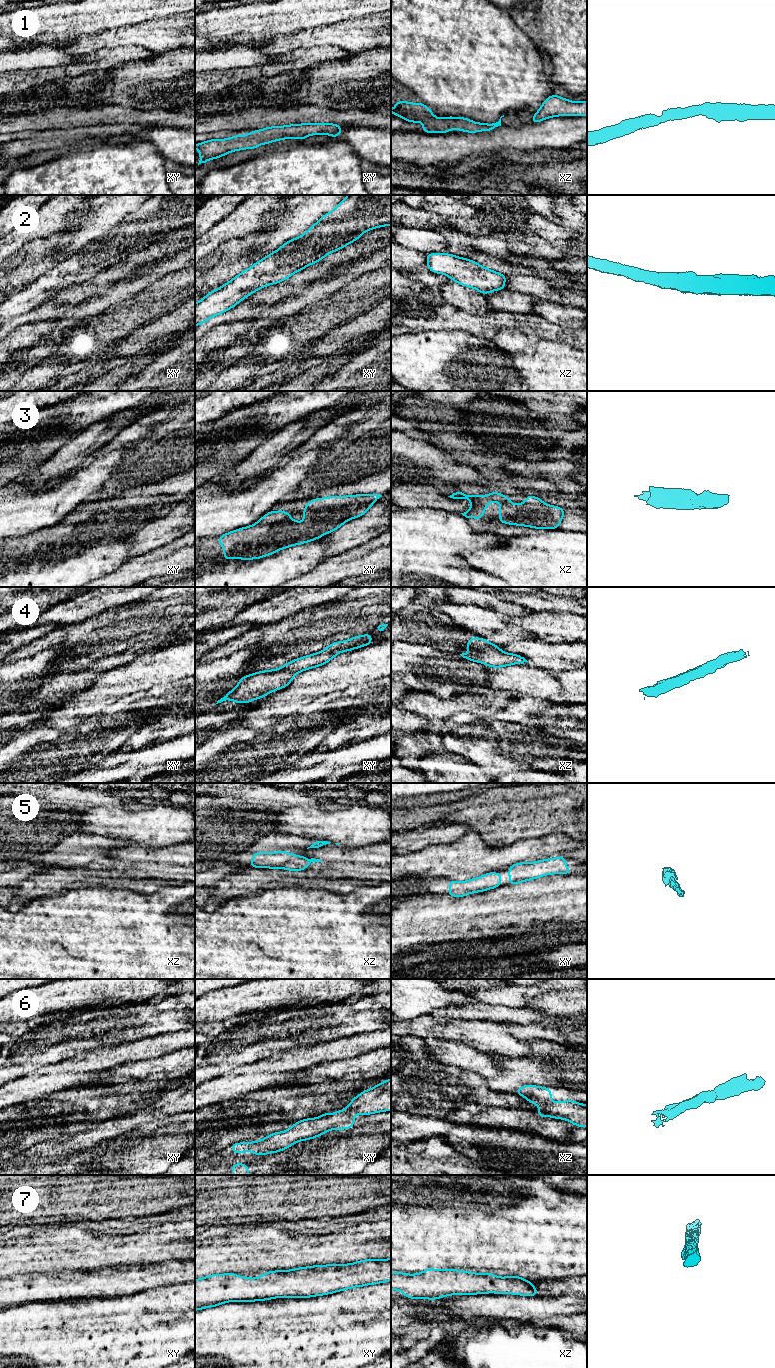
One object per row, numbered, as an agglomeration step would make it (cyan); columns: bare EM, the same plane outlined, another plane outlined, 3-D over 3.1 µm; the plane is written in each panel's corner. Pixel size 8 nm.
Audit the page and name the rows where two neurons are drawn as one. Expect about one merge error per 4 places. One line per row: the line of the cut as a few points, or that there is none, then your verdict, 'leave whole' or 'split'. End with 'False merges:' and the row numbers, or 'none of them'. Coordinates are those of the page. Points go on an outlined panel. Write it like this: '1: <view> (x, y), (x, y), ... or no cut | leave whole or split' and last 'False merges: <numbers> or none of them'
1: no cut | leave whole
2: no cut | leave whole
3: no cut | leave whole
4: no cut | leave whole
5: no cut | leave whole
6: no cut | leave whole
7: no cut | leave whole
False merges: none of them

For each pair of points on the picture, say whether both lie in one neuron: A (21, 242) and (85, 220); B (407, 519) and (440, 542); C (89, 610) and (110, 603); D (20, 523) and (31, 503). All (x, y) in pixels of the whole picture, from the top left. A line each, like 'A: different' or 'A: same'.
A: different
B: same
C: same
D: same

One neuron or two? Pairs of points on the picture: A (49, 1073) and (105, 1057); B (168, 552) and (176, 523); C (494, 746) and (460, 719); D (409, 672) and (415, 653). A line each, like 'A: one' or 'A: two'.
A: one
B: two
C: one
D: one

